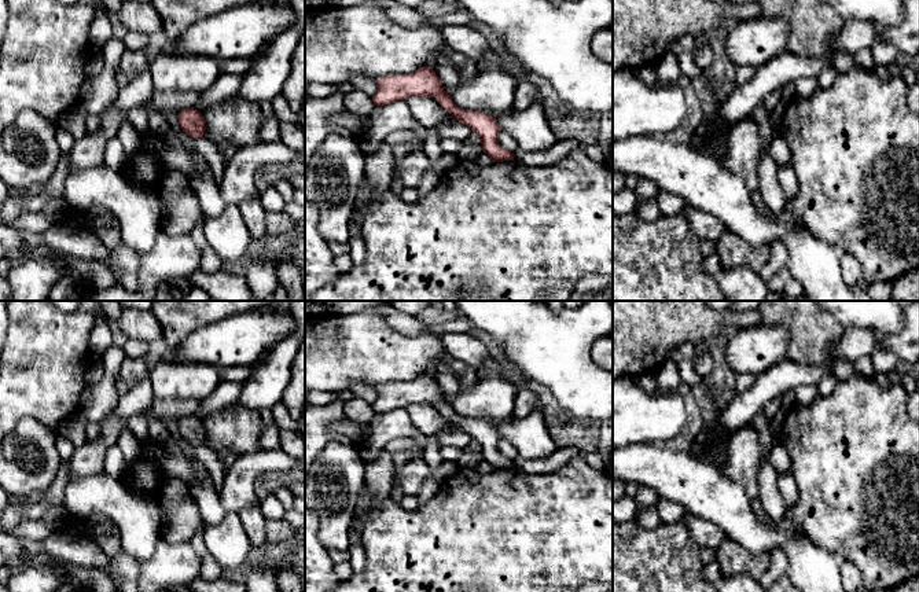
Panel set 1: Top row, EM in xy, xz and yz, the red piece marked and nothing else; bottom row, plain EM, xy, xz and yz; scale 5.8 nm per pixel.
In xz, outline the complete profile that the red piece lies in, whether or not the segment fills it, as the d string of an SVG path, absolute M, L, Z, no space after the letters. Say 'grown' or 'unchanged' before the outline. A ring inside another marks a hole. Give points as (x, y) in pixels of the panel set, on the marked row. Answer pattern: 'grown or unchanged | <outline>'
unchanged | M422 66L409 74L392 74L378 78L376 82L378 91L372 96L375 106L407 100L412 96L431 96L481 137L484 152L495 162L514 161L514 152L503 148L497 141L500 132L497 121L486 113L460 109L444 91L442 82L433 69Z

